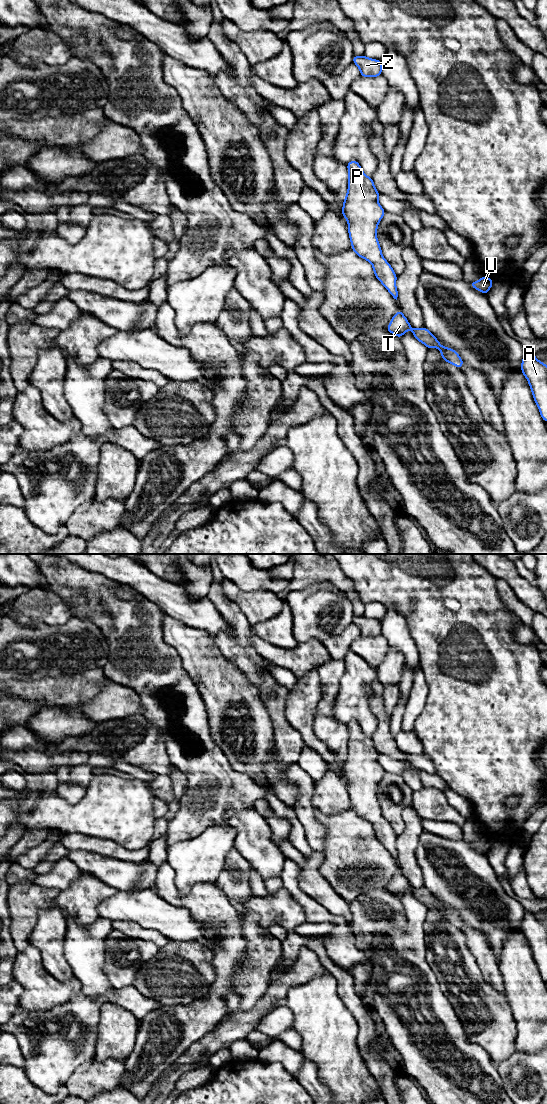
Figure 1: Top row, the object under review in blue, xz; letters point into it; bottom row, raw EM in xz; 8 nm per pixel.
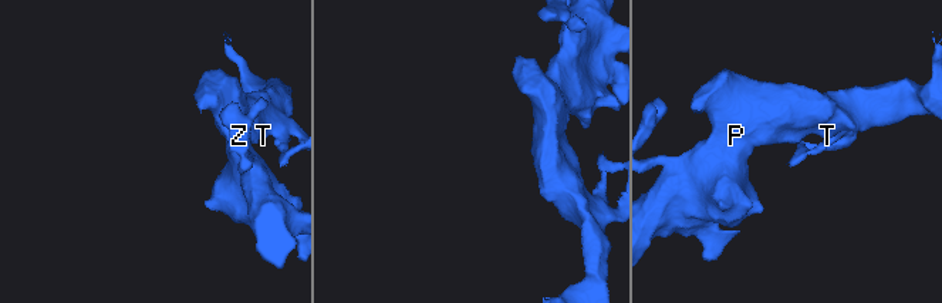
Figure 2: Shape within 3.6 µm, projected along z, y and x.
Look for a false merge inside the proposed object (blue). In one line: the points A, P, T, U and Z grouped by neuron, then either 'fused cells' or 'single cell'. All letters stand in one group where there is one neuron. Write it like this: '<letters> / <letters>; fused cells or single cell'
A P T U Z; single cell

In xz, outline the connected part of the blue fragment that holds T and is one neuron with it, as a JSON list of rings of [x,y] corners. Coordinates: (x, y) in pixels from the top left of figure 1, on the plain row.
[[[401,869],[393,876],[386,890],[401,898],[402,895],[410,889],[412,890],[414,897],[419,902],[426,905],[428,909],[434,907],[438,908],[442,914],[443,921],[447,921],[459,928],[464,926],[458,912],[454,909],[442,906],[438,902],[437,898],[426,887],[419,889],[412,888],[406,877],[403,875]]]

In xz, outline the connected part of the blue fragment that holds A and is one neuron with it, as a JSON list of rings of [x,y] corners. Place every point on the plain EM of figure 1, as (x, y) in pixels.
[[[525,910],[521,931],[527,938],[541,977],[547,983],[547,925],[537,920],[534,913]]]

